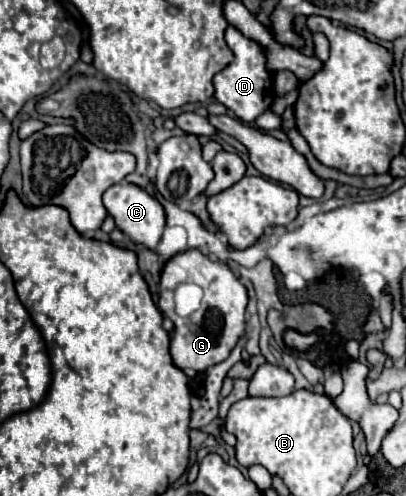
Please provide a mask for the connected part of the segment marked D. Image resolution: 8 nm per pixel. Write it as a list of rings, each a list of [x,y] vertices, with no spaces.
[[[234,27],[226,29],[226,43],[234,53],[234,61],[226,69],[216,73],[216,77],[212,79],[214,81],[214,97],[222,105],[226,105],[230,111],[234,111],[238,119],[250,123],[256,117],[260,117],[264,111],[270,109],[270,89],[272,89],[270,79],[272,77],[264,69],[262,49],[254,41],[246,39],[238,29],[234,29]]]

